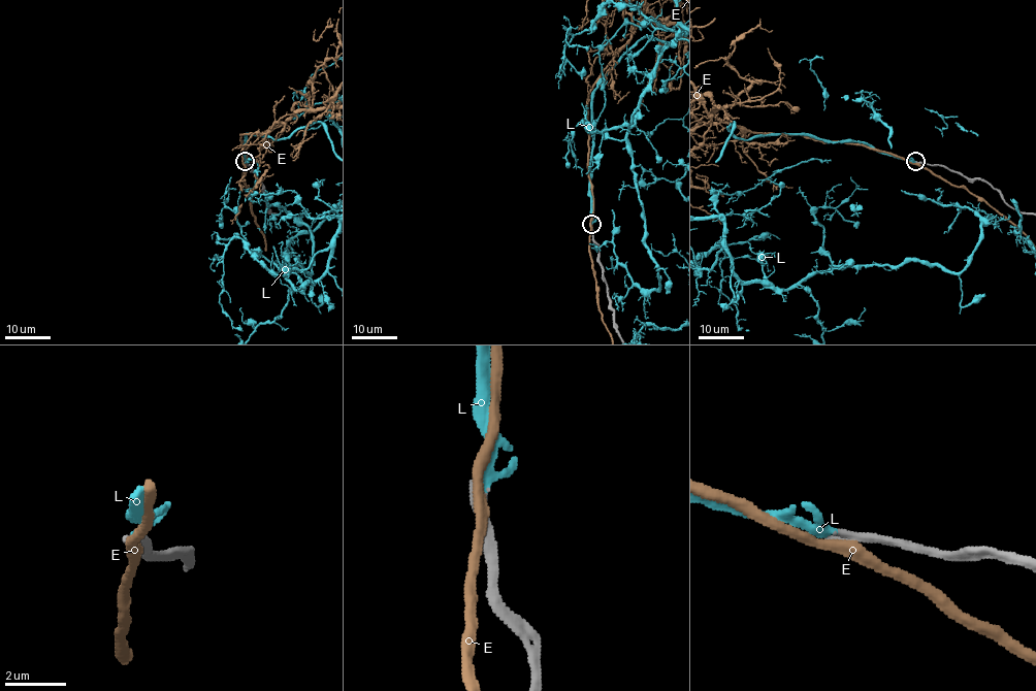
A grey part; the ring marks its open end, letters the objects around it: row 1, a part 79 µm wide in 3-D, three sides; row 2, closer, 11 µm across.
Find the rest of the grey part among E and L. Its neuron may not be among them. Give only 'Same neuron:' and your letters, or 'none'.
Same neuron: L

